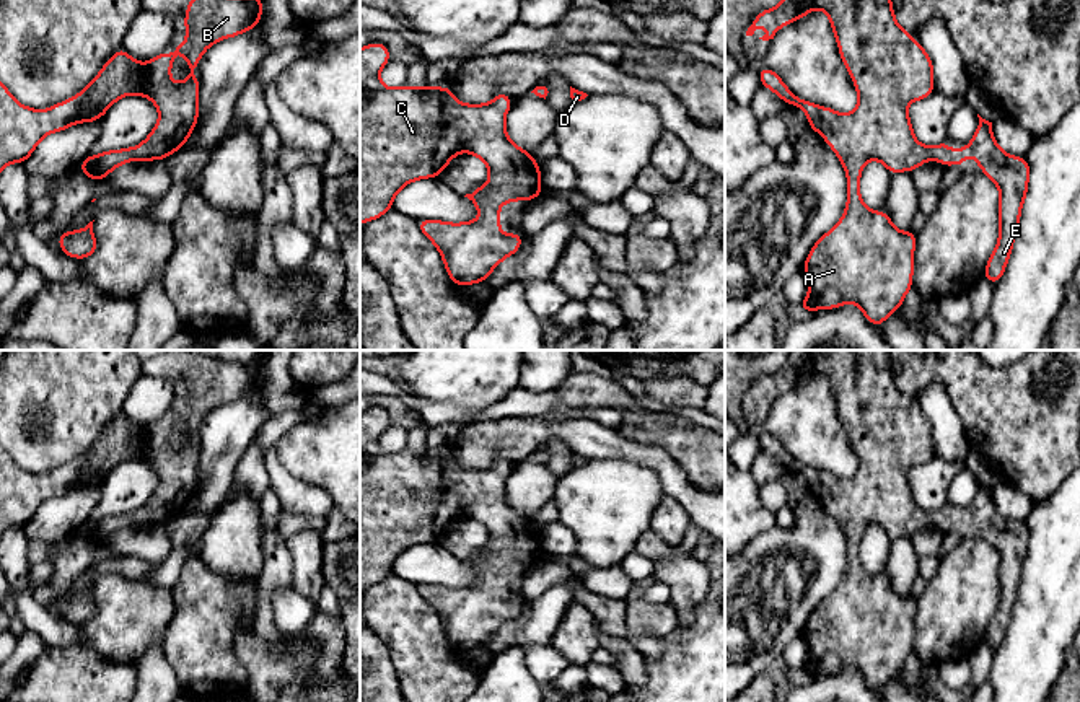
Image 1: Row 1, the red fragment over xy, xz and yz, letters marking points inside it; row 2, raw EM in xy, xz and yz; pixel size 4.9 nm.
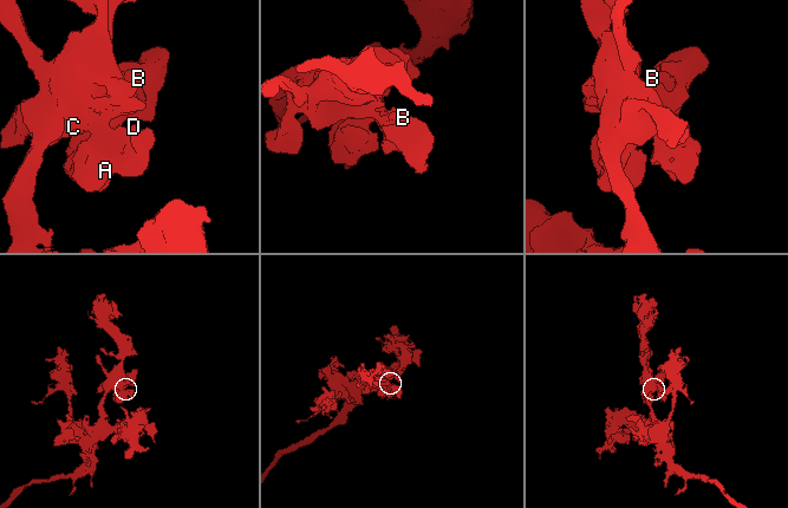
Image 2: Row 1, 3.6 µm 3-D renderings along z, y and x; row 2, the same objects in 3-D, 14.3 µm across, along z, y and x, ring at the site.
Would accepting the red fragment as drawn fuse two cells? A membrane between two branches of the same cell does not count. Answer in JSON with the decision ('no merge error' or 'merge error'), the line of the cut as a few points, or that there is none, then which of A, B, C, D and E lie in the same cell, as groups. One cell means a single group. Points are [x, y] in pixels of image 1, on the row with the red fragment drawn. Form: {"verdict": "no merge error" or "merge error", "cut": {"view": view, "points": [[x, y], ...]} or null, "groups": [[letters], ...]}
{"verdict": "no merge error", "cut": null, "groups": [["A", "B", "C", "D", "E"]]}

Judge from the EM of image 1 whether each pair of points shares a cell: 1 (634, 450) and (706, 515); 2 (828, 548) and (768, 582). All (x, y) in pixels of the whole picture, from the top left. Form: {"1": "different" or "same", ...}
{"1": "same", "2": "same"}

